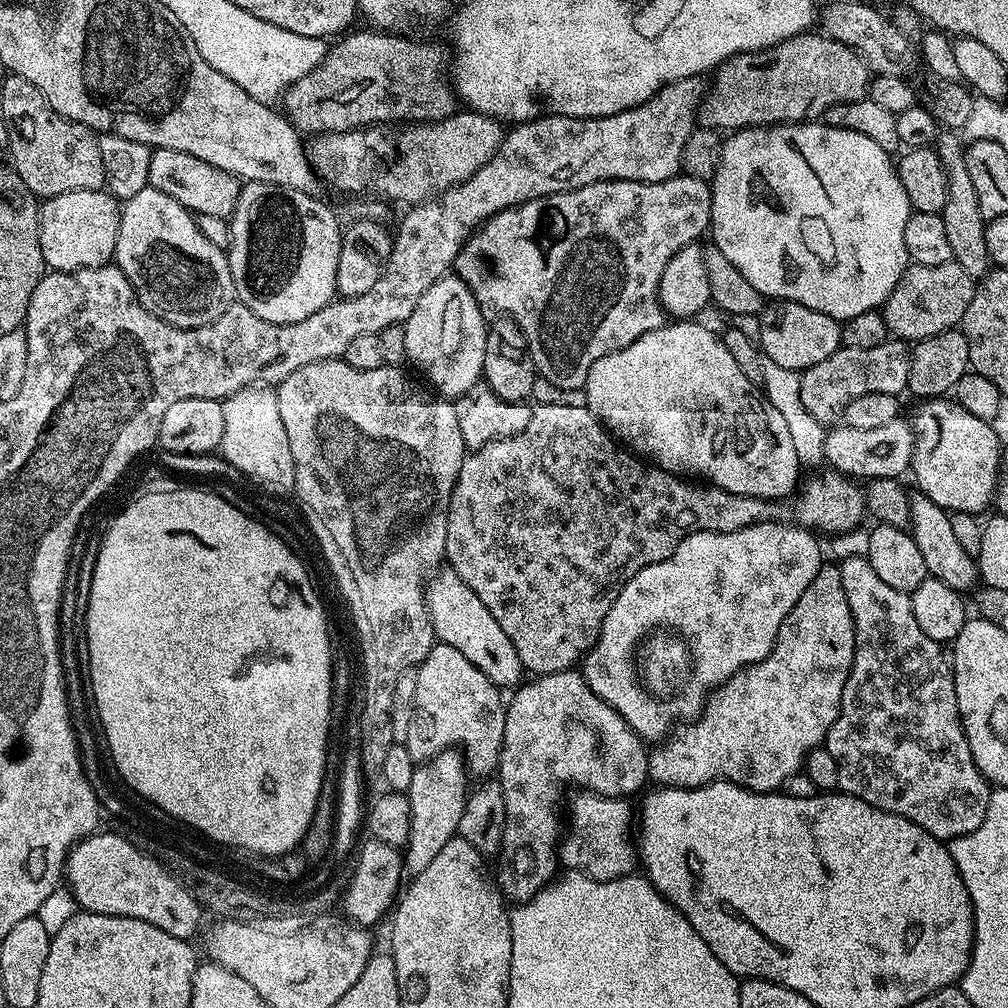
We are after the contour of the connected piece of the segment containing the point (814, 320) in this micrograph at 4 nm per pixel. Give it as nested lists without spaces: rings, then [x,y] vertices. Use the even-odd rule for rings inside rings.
[[[774,300],[765,303],[760,314],[760,339],[758,347],[767,359],[779,366],[801,373],[810,366],[818,366],[818,362],[826,362],[830,354],[841,348],[841,325],[826,314],[818,314],[818,310],[810,310],[810,306],[802,306],[789,300]]]

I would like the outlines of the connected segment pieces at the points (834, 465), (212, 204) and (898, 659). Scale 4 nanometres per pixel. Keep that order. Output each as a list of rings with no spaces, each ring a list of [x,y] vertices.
[[[897,418],[894,422],[886,422],[886,426],[874,426],[870,430],[858,430],[858,426],[850,426],[846,422],[837,423],[835,426],[829,427],[824,434],[824,461],[829,469],[833,472],[840,472],[843,476],[851,476],[860,482],[877,480],[878,478],[890,478],[895,480],[903,477],[903,472],[907,473],[912,467],[912,455],[914,454],[914,434],[912,433],[912,425],[907,419]]]
[[[157,148],[150,158],[148,187],[170,194],[174,202],[178,202],[196,216],[215,214],[217,218],[228,218],[236,209],[242,184],[237,177],[226,174],[226,170],[218,170],[218,166],[202,162],[202,158],[194,158],[194,154]]]
[[[848,557],[841,561],[838,567],[842,576],[842,588],[845,591],[847,606],[850,608],[851,617],[854,618],[854,634],[856,635],[856,653],[850,670],[850,678],[846,678],[846,686],[842,690],[840,713],[836,721],[831,724],[824,743],[827,751],[834,754],[834,762],[838,762],[839,791],[845,795],[856,797],[876,809],[898,814],[908,821],[922,826],[931,836],[938,837],[945,842],[976,830],[986,816],[992,786],[977,769],[974,758],[970,754],[968,740],[964,736],[964,726],[960,722],[960,711],[954,690],[951,655],[946,651],[945,645],[939,644],[934,638],[926,638],[926,634],[922,634],[922,629],[918,627],[918,622],[914,618],[911,595],[887,585],[875,573],[867,557]]]

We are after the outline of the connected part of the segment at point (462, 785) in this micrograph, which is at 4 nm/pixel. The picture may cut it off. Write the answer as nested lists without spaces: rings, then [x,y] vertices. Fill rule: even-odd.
[[[455,749],[440,752],[432,760],[417,765],[406,793],[410,802],[411,828],[403,860],[404,869],[409,875],[426,870],[446,842],[457,835],[470,791],[468,780],[470,778],[463,755]]]

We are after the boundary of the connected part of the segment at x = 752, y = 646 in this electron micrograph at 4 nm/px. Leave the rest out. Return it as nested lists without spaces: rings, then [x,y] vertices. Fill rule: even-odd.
[[[774,520],[751,524],[742,530],[733,532],[688,533],[686,539],[679,544],[670,558],[666,558],[654,566],[646,566],[646,570],[638,570],[638,574],[634,574],[634,578],[626,581],[623,588],[616,593],[614,606],[610,606],[610,614],[606,614],[600,627],[600,639],[584,655],[582,661],[582,675],[590,686],[590,690],[594,690],[594,694],[602,697],[645,742],[663,741],[673,731],[674,726],[681,722],[695,721],[696,717],[704,711],[704,703],[708,701],[714,688],[725,684],[733,674],[741,672],[743,668],[749,668],[751,664],[762,662],[772,652],[782,622],[790,614],[790,610],[794,610],[798,598],[802,598],[806,586],[810,586],[810,582],[814,582],[820,569],[822,563],[820,544],[815,539],[819,540],[807,528],[801,528],[791,522]]]

